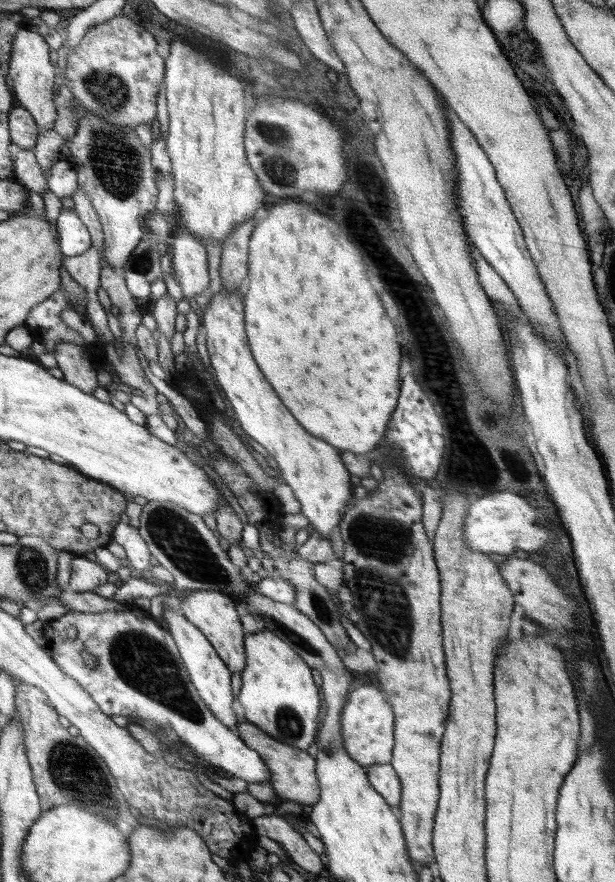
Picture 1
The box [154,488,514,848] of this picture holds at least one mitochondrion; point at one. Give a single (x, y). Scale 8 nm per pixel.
(383, 543)

